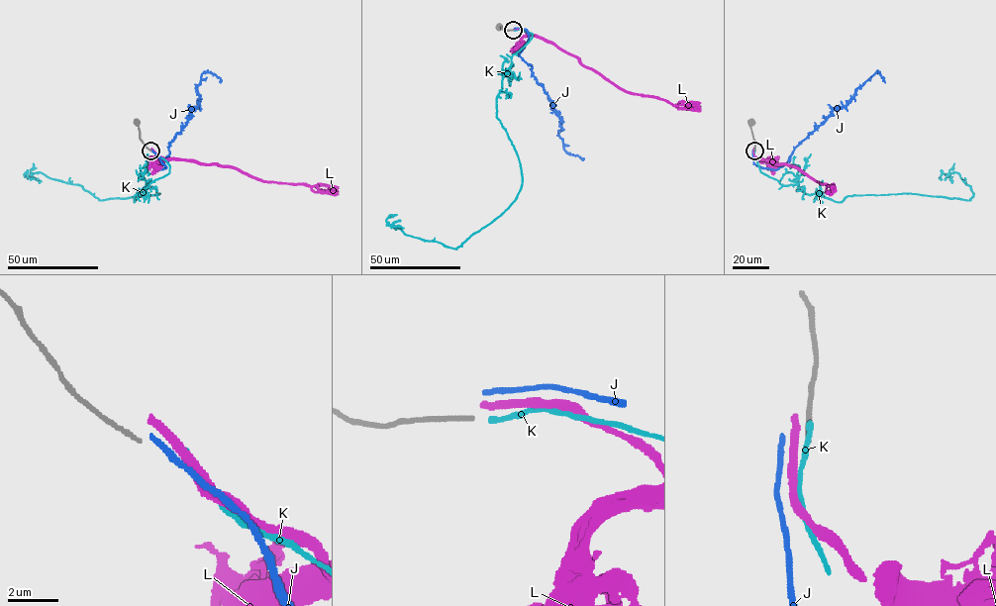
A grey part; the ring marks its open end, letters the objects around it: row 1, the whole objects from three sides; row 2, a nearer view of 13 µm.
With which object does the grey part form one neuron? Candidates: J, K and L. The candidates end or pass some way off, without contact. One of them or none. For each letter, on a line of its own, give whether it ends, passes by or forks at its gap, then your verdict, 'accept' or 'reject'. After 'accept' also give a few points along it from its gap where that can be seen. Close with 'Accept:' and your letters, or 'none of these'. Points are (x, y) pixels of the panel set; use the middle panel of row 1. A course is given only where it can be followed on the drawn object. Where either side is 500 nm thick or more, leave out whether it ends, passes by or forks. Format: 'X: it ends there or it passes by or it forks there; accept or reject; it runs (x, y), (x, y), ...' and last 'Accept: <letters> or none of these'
J: it ends there; reject
K: it ends there; accept; it runs (515, 30), (532, 37), (496, 113), (517, 197), (455, 249), (405, 234), (396, 215)
L: it ends there; reject
Accept: K

